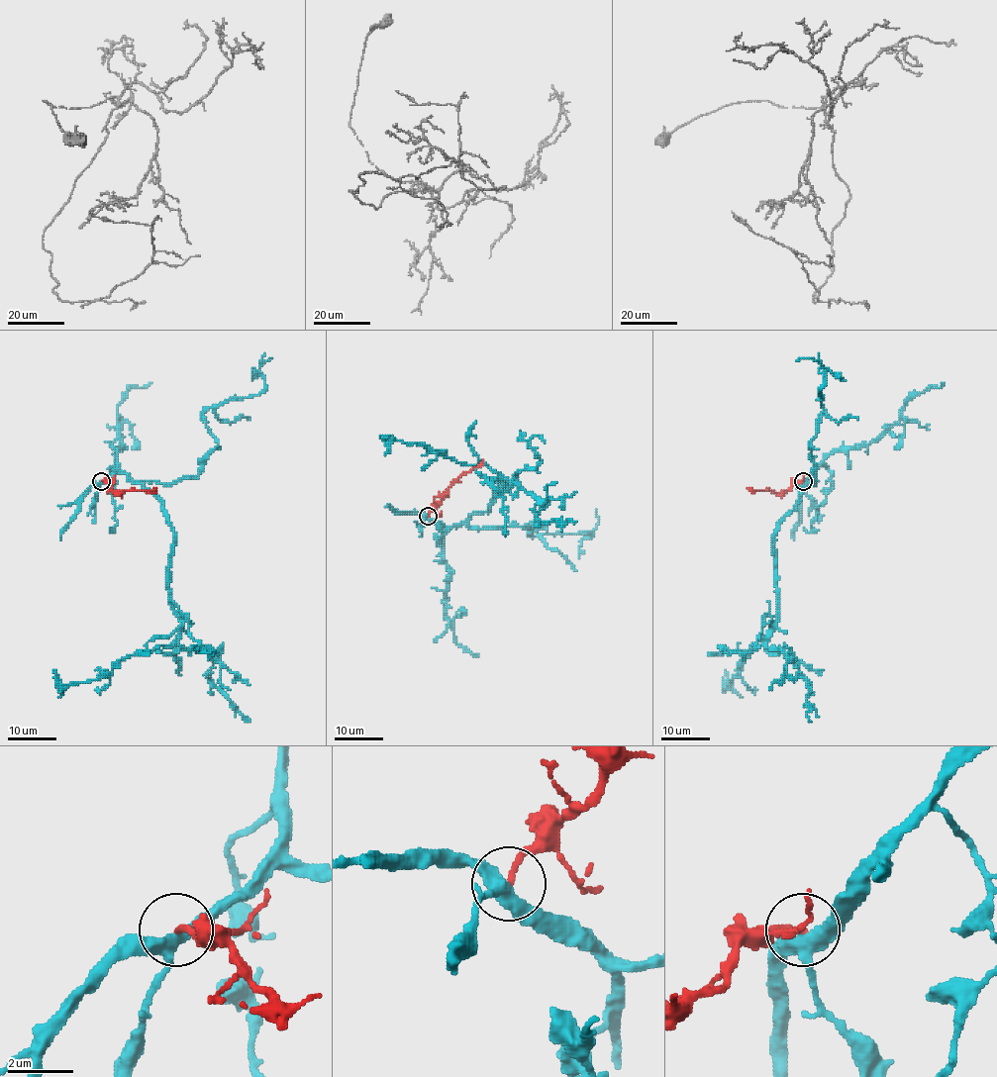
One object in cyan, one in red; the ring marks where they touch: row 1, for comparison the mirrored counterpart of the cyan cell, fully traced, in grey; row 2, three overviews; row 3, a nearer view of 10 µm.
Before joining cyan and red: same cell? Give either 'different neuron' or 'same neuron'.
different neuron

